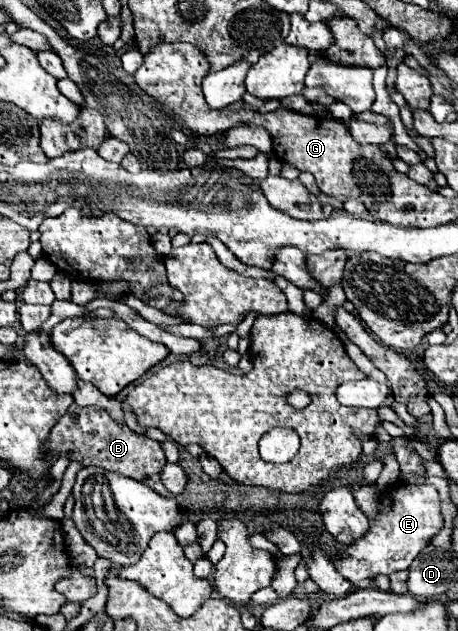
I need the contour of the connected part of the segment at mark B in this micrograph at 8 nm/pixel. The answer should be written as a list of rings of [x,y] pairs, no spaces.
[[[73,403],[69,407],[69,411],[53,427],[51,439],[49,439],[49,449],[57,451],[57,453],[71,451],[73,453],[71,459],[79,461],[81,465],[97,465],[107,471],[117,471],[125,477],[145,483],[147,487],[157,491],[161,497],[177,499],[177,495],[173,495],[171,491],[165,489],[165,485],[161,483],[161,477],[159,477],[159,473],[167,465],[161,445],[145,435],[133,433],[129,427],[117,427],[117,423],[113,423],[109,413],[101,411],[99,407],[77,407]]]

